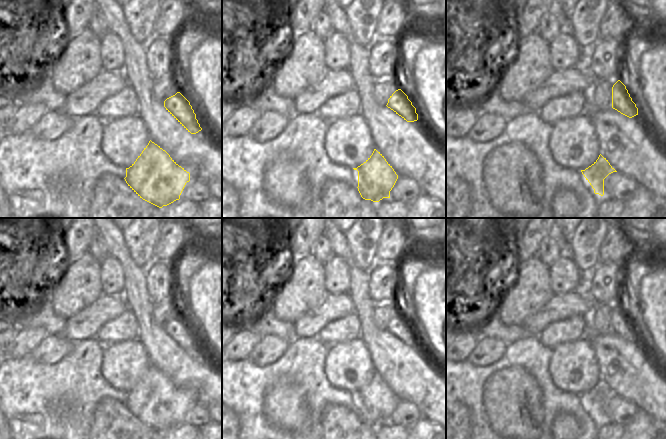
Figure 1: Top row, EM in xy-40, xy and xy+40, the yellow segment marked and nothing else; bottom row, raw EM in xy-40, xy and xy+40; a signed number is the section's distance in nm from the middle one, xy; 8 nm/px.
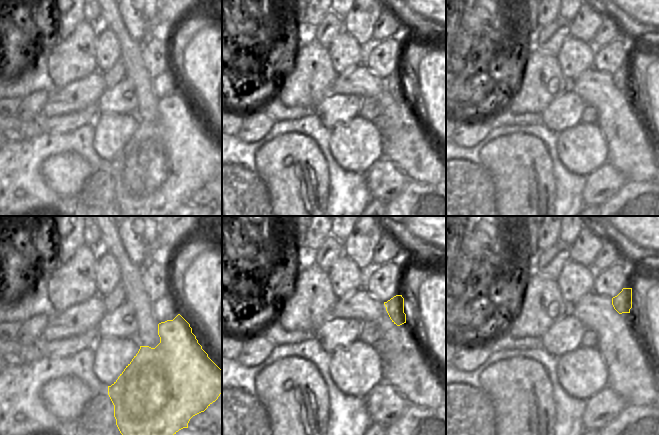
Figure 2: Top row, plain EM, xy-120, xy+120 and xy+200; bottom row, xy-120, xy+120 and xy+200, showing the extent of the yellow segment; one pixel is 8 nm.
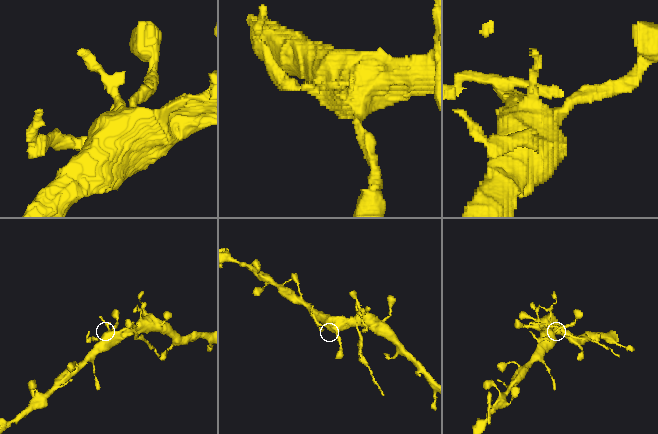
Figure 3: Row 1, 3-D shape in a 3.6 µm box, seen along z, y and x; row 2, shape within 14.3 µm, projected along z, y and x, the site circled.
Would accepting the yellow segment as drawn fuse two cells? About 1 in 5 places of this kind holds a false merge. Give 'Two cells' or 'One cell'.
One cell.

